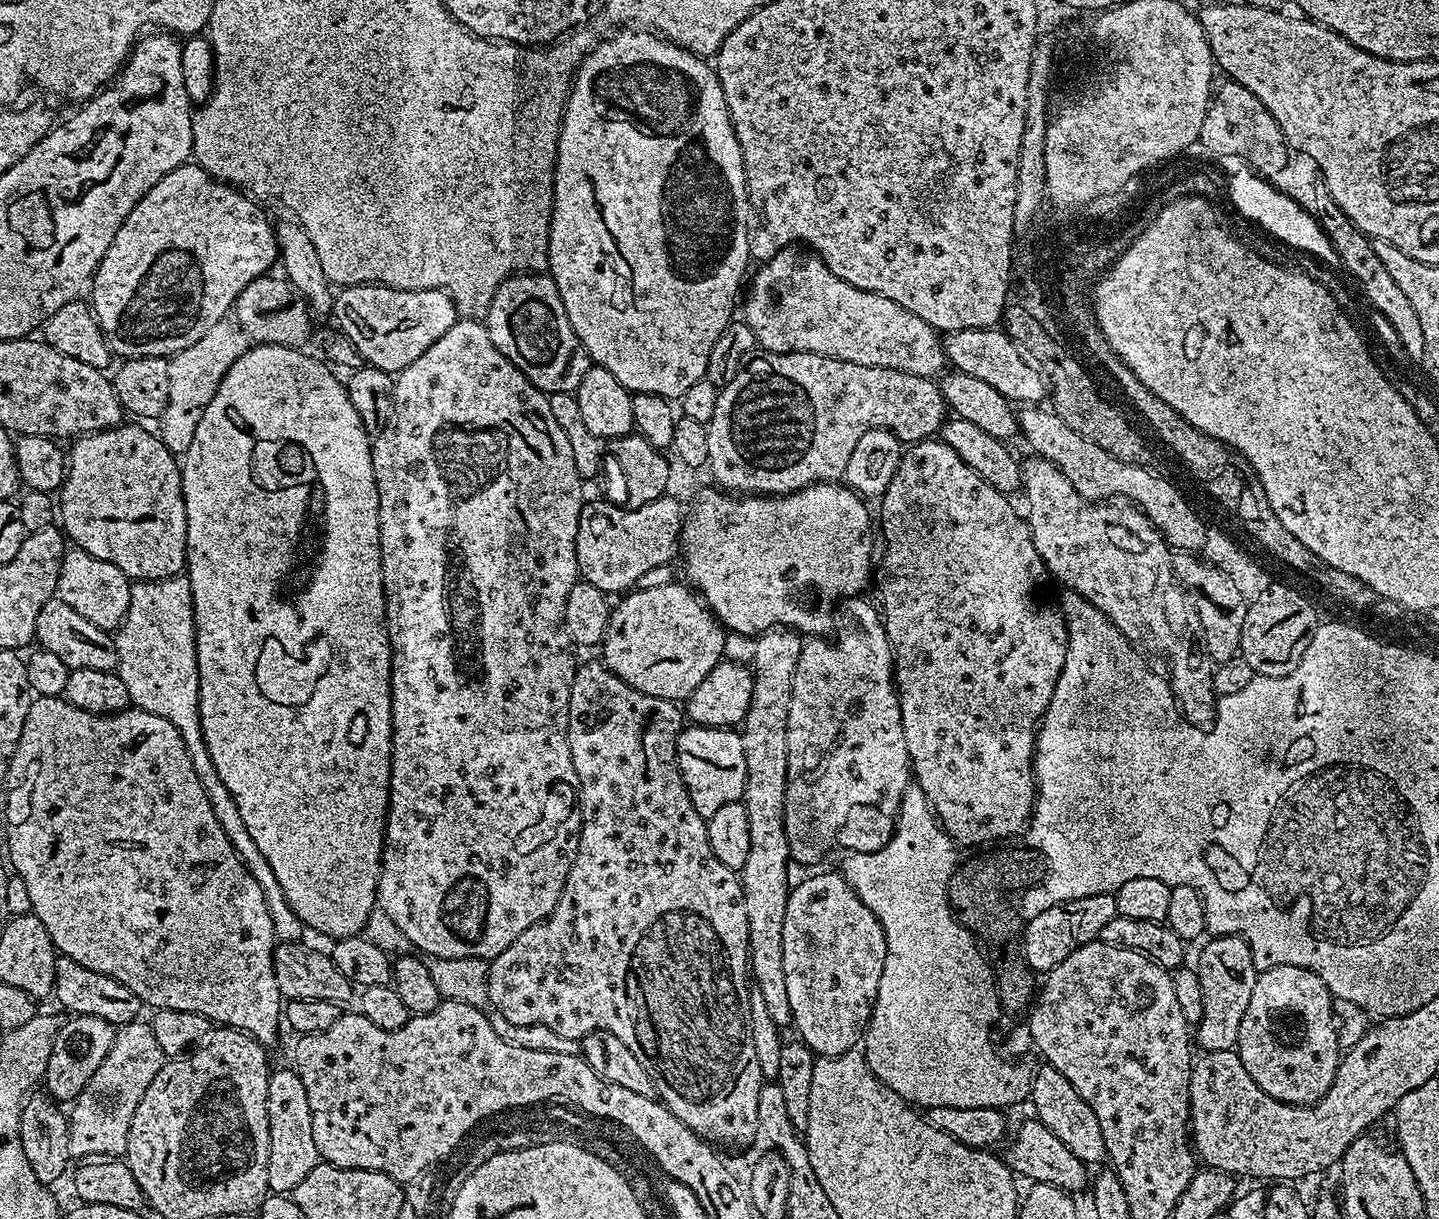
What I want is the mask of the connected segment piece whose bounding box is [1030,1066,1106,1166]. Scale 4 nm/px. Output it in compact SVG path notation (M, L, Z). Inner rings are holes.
M1047 1066L1035 1069L1030 1093L1031 1104L1036 1111L1033 1112L1035 1119L1043 1122L1046 1130L1050 1130L1050 1134L1054 1134L1054 1138L1058 1138L1058 1142L1062 1142L1062 1146L1066 1146L1066 1150L1074 1154L1074 1158L1078 1158L1086 1166L1093 1166L1092 1164L1105 1159L1106 1142L1102 1138L1102 1126L1098 1126L1098 1118L1094 1118L1094 1110L1086 1106L1074 1086L1070 1086L1070 1082L1066 1082L1066 1078L1058 1074L1058 1070Z

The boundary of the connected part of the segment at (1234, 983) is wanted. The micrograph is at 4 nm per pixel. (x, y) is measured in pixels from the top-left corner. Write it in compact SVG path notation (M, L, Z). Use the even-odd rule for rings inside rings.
M1212 936L1209 941L1194 961L1198 982L1202 986L1204 1011L1200 1023L1195 1025L1194 1040L1201 1044L1204 1052L1231 1052L1236 1046L1242 1014L1246 1014L1250 994L1254 994L1258 970L1250 946L1241 936Z

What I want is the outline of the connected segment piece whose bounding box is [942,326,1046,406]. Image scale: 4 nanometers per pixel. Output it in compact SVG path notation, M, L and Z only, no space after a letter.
M999 327L971 328L949 332L943 337L944 354L947 363L955 371L965 372L979 378L989 386L994 386L998 394L1007 400L1019 402L1024 406L1036 406L1046 396L1046 381L1039 368L1031 363L1020 348Z

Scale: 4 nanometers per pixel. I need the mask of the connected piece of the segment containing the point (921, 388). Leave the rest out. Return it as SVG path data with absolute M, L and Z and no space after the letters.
M761 351L759 354L747 357L746 363L740 367L738 374L734 374L734 378L730 378L728 385L720 389L718 406L714 406L714 418L710 418L707 425L708 441L710 442L707 467L712 468L712 476L717 480L713 481L729 493L783 496L786 492L796 492L797 489L805 488L808 484L839 481L846 470L846 462L850 462L850 454L854 454L854 442L858 442L858 438L862 438L862 434L866 434L868 428L890 430L905 445L909 445L916 443L917 440L935 437L945 419L946 405L944 395L940 392L940 385L935 379L927 376L915 376L878 366L862 366L849 360L840 360L836 356L823 356L813 352Z

